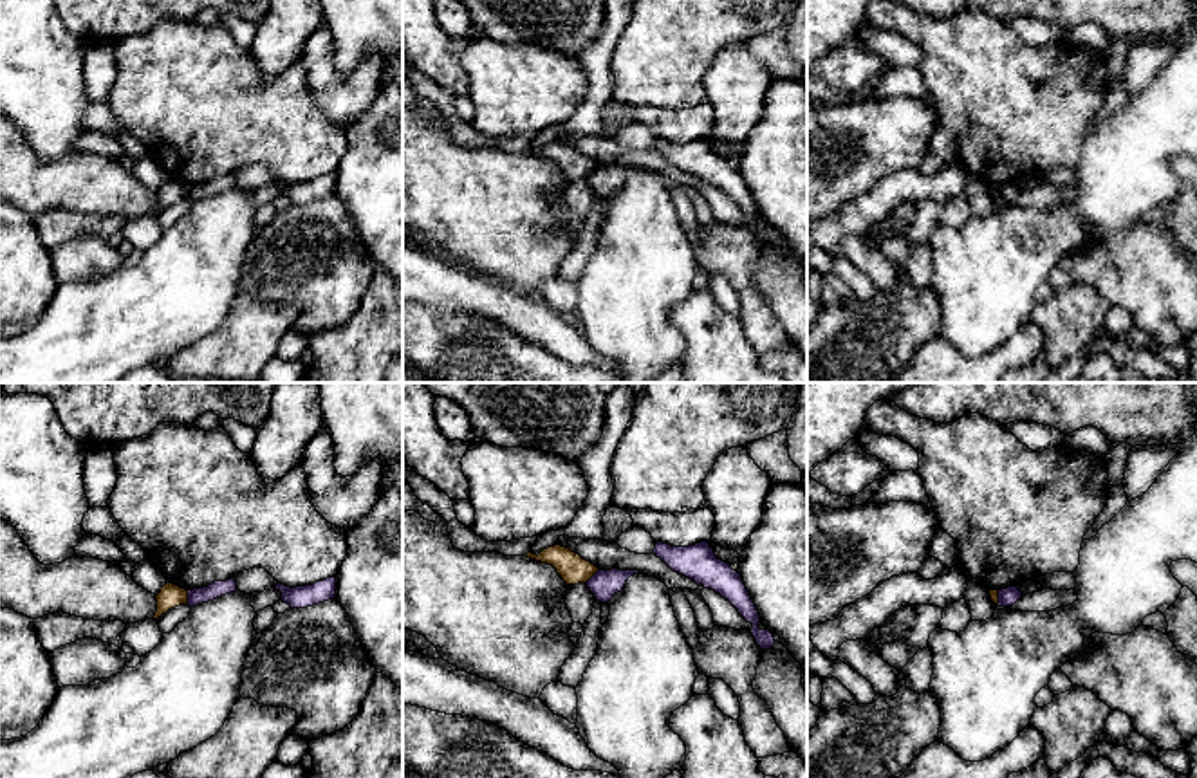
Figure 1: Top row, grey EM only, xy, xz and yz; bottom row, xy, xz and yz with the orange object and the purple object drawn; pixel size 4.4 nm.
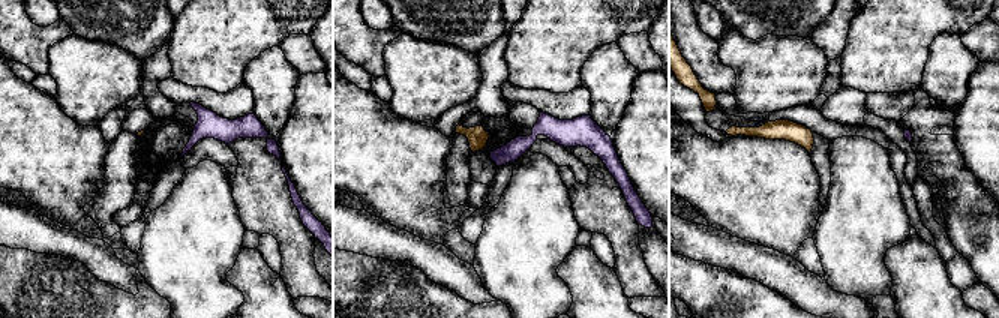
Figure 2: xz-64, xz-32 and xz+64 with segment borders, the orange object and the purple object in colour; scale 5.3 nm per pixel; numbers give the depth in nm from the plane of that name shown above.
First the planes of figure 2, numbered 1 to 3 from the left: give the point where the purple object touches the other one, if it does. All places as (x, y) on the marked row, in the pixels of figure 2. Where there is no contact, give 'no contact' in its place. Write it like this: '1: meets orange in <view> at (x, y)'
1: no contact
2: no contact
3: no contact

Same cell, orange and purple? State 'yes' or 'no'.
no

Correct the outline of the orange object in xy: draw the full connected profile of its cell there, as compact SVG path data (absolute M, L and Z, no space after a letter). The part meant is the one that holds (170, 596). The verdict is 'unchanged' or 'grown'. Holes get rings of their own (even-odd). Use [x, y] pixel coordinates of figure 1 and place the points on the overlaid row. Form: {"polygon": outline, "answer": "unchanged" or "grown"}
{"polygon": "M166 581L166 585L161 588L155 599L157 599L157 612L153 619L161 617L162 614L179 605L188 605L188 590Z", "answer": "unchanged"}

